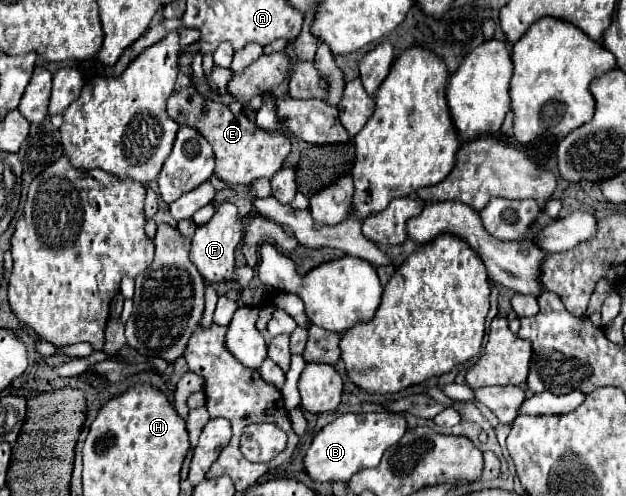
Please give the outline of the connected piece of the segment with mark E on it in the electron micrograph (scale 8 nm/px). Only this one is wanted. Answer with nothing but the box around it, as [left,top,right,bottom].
[167,86,291,186]

